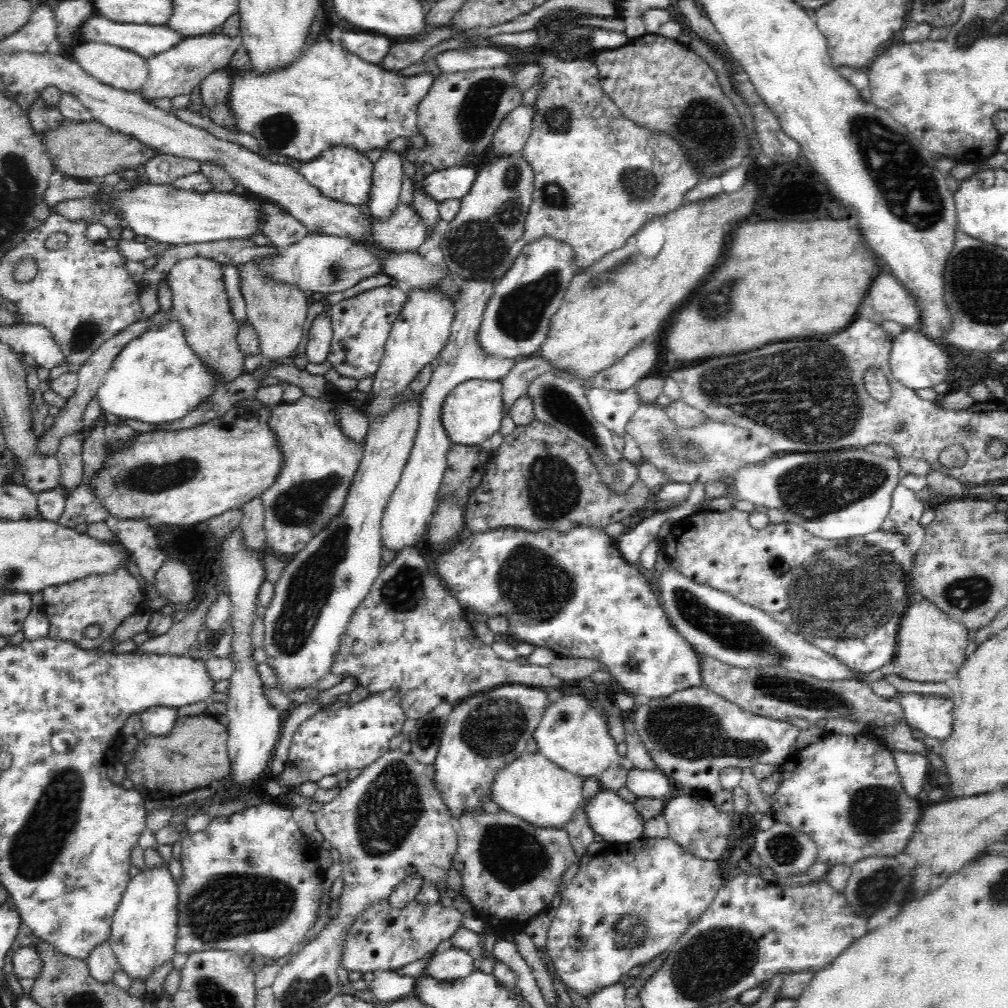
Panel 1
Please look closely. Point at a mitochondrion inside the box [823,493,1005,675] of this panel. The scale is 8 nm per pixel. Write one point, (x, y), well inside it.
(967, 594)

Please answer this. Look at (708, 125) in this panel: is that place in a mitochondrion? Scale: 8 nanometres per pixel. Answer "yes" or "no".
yes

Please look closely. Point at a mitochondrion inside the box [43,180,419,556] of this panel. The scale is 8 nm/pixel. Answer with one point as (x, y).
(298, 505)

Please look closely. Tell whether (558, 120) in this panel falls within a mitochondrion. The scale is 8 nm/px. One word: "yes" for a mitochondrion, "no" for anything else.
yes

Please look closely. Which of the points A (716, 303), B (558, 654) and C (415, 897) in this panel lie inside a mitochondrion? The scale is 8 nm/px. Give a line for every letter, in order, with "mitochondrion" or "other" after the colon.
A: mitochondrion
B: other
C: other

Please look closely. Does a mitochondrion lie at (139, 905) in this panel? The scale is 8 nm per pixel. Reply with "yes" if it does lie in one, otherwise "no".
no

